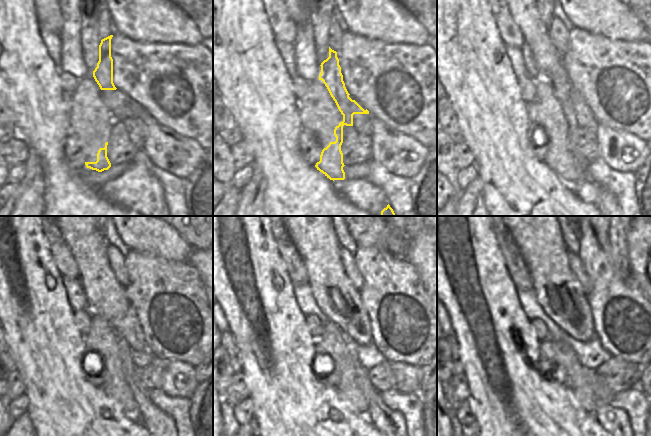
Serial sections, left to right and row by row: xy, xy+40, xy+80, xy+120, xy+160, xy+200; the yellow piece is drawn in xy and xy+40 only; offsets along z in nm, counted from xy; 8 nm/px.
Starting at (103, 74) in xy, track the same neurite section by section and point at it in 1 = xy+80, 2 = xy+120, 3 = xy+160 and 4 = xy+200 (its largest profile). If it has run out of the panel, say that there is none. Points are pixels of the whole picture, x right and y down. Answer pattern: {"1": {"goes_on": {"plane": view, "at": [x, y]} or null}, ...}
{"1": {"goes_on": {"plane": "xy+80", "at": [570, 167]}}, "2": {"goes_on": {"plane": "xy+120", "at": [122, 383]}}, "3": {"goes_on": {"plane": "xy+160", "at": [354, 385]}}, "4": {"goes_on": {"plane": "xy+200", "at": [593, 395]}}}

